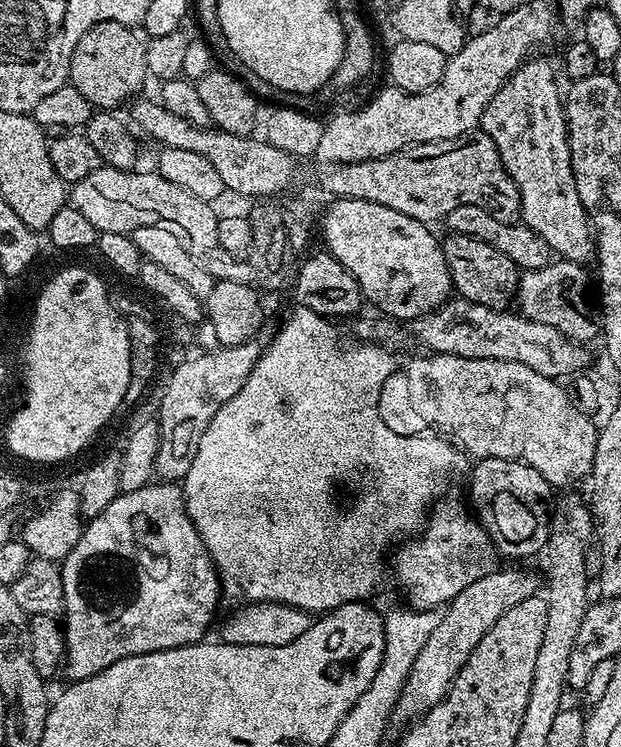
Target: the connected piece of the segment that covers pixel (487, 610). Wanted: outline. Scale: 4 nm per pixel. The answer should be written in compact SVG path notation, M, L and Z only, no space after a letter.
M503 568L470 582L470 586L463 588L454 599L448 601L442 622L431 631L430 638L418 652L409 670L404 688L397 698L394 711L397 717L400 715L407 722L415 721L443 700L445 693L452 688L457 673L480 639L494 626L494 622L498 622L498 618L502 618L510 606L518 606L518 602L526 602L526 598L541 591L542 580L535 571L532 573L524 568Z

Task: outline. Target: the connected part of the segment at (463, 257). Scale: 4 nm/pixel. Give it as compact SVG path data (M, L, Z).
M452 232L448 237L443 237L442 243L446 266L450 270L452 286L457 297L501 310L507 309L511 305L508 303L517 299L522 272L515 262L506 258L506 254L502 254L502 250L494 250L490 242L463 236L460 232Z

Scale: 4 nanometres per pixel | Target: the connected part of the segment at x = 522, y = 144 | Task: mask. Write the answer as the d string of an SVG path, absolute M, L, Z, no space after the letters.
M536 59L525 60L502 90L490 98L482 131L494 138L500 161L518 186L523 224L546 238L557 257L587 265L594 256L594 233L574 182L562 88L556 85L551 62Z

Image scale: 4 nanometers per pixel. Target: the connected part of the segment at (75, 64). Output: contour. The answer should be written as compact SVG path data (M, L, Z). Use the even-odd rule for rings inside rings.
M107 20L86 30L78 46L74 46L67 83L78 90L78 94L82 94L82 98L86 98L93 109L116 110L119 109L119 104L127 105L133 98L141 95L140 87L144 80L149 79L149 75L146 70L145 41L139 35L136 37L136 34L125 24Z

